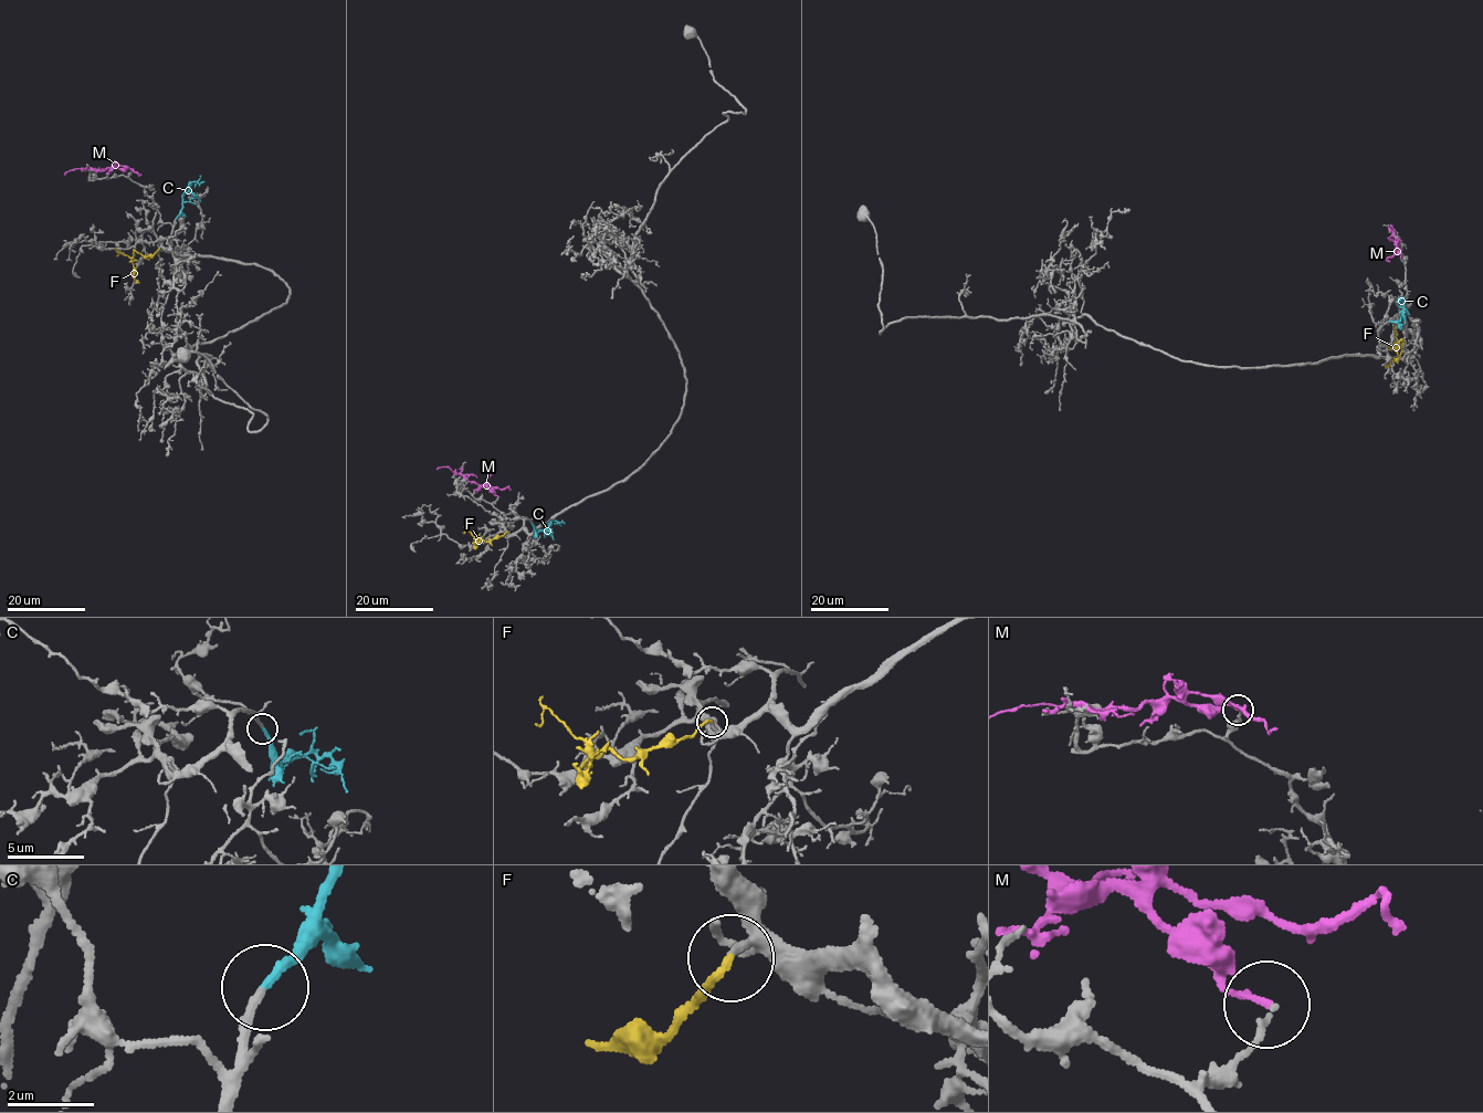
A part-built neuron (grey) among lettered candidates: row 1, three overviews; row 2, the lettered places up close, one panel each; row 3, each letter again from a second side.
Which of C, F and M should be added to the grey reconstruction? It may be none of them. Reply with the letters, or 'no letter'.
C, F

